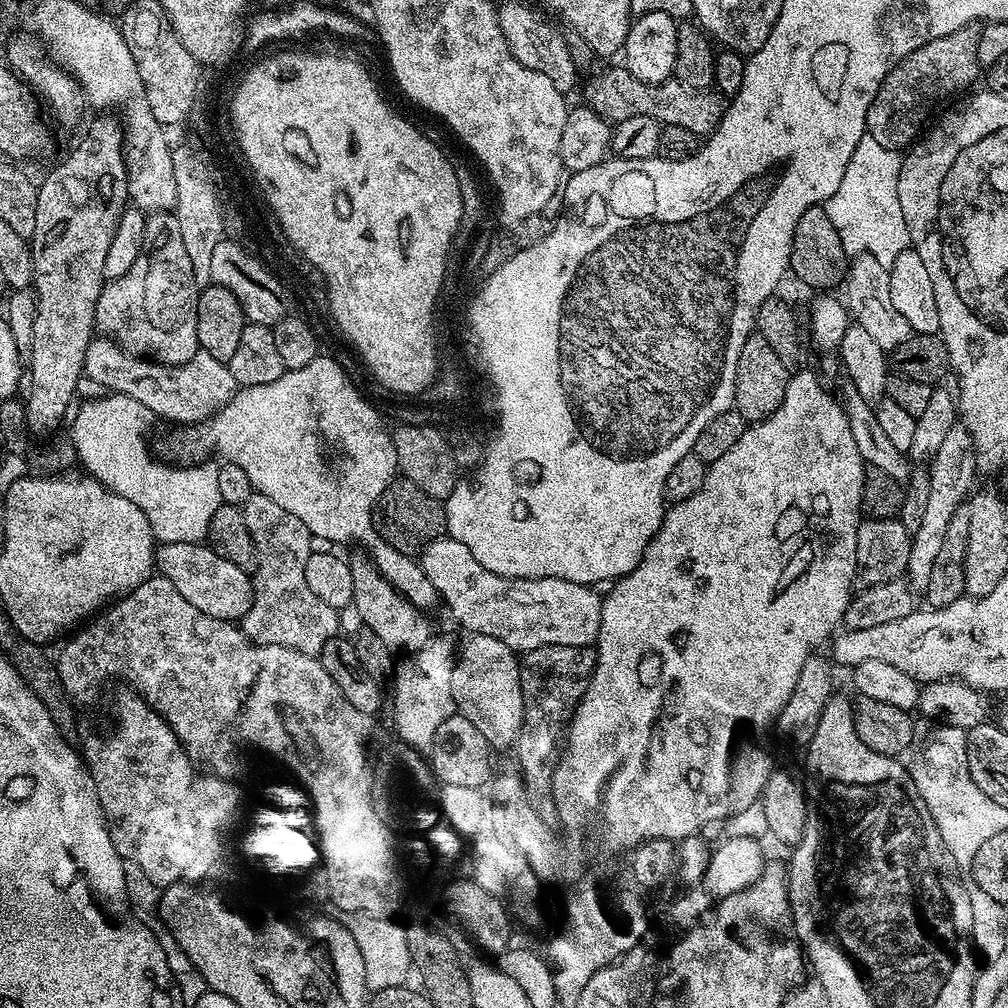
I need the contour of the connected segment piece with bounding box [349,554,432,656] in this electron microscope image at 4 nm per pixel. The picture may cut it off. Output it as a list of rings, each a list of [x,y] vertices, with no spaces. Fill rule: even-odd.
[[[364,554],[351,557],[349,564],[353,575],[354,603],[361,613],[364,627],[374,631],[394,654],[412,655],[432,637],[432,630],[425,613],[402,596],[377,570],[376,565]]]

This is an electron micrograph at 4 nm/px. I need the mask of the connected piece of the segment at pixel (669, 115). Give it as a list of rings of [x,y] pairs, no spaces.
[[[623,66],[598,73],[585,86],[584,96],[588,107],[609,122],[645,116],[654,118],[662,126],[683,126],[685,130],[690,130],[701,138],[707,138],[716,131],[720,117],[726,114],[730,103],[727,96],[717,95],[715,91],[707,88],[686,86],[686,82],[675,78],[669,78],[660,84],[647,84],[634,78],[634,74],[630,74]]]

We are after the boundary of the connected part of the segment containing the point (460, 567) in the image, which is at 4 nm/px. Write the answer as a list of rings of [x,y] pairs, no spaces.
[[[445,534],[440,539],[430,542],[419,553],[418,563],[420,568],[430,578],[437,597],[448,603],[452,616],[464,628],[469,628],[469,633],[477,636],[498,638],[498,642],[506,642],[513,652],[523,654],[530,650],[538,650],[538,646],[582,646],[583,648],[595,645],[598,630],[602,622],[602,596],[595,587],[566,582],[562,578],[506,578],[486,570],[462,542],[452,539]]]

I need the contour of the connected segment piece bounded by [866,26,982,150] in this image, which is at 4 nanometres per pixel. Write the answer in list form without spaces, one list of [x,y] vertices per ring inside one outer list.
[[[972,26],[954,30],[954,34],[946,34],[942,38],[934,38],[914,50],[888,71],[888,77],[882,82],[878,94],[874,94],[874,102],[870,102],[870,110],[866,114],[866,132],[881,146],[907,149],[921,135],[920,127],[929,123],[928,111],[935,104],[942,103],[947,96],[970,87],[976,75],[979,72],[981,75],[982,66],[976,61],[979,53],[980,34]]]

